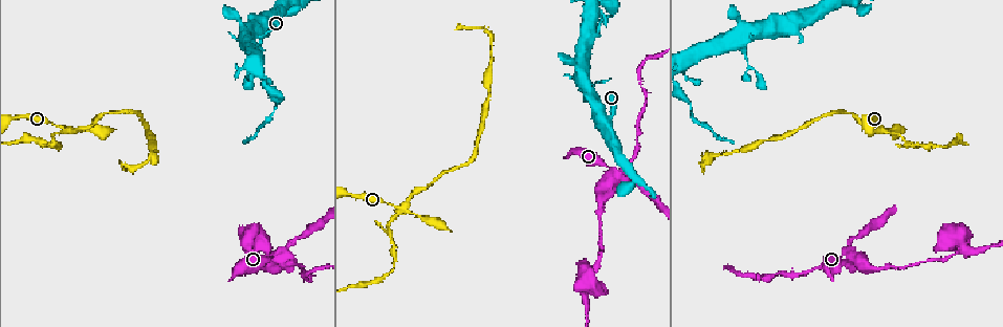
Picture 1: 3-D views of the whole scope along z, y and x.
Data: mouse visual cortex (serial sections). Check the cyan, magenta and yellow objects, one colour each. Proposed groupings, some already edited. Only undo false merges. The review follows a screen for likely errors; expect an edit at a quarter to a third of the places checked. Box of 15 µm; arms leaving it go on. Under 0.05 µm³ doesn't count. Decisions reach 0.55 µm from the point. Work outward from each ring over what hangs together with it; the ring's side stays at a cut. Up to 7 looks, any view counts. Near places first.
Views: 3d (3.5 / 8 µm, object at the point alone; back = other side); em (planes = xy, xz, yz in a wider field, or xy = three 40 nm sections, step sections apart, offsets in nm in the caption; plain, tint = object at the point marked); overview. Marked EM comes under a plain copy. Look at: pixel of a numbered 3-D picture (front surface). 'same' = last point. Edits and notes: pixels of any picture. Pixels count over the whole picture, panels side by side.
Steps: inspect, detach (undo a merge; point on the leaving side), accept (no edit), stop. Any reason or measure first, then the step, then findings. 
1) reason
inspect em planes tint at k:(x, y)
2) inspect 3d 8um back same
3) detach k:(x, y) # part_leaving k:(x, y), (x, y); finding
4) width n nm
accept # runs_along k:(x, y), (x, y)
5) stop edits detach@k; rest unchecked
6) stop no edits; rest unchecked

thin neck
inspect 3d 3.5um at 1:(276, 107)

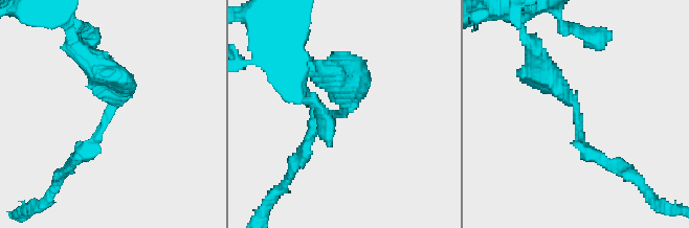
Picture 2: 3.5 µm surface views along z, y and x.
arm_widths 200, 350 nm; now the EM
inspect em xy step 3 tint at 2:(577, 122)

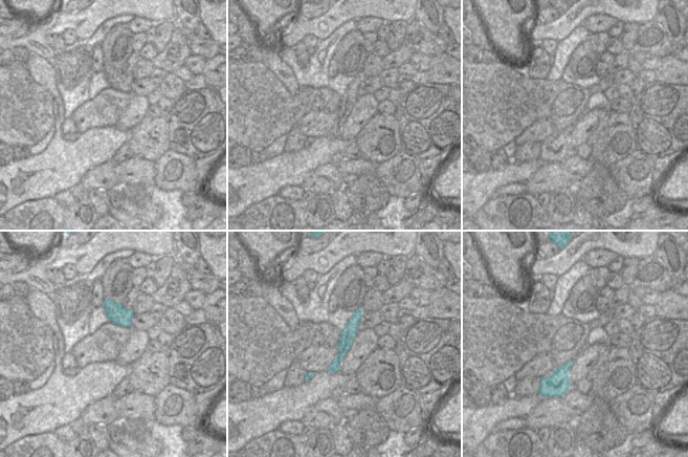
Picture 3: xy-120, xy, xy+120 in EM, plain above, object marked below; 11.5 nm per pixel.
width 170 nm
detach 2:(604, 161) # part_leaving 2:(582, 141), (651, 199); two cells meet here

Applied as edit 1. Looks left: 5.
four arms meet
inspect 3d 8um back at 1:(855, 257)

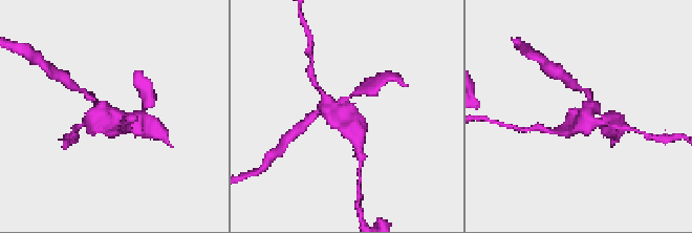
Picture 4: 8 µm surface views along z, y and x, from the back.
inspect 3d 3.5um back at 4:(343, 111)

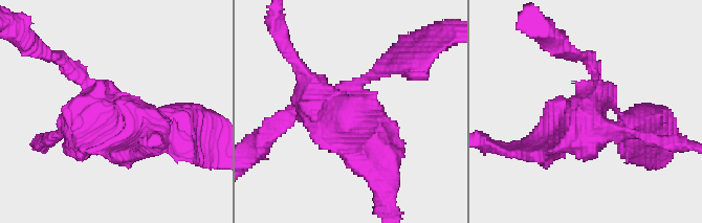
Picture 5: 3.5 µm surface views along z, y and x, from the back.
inspect em planes tint at 5:(352, 113)

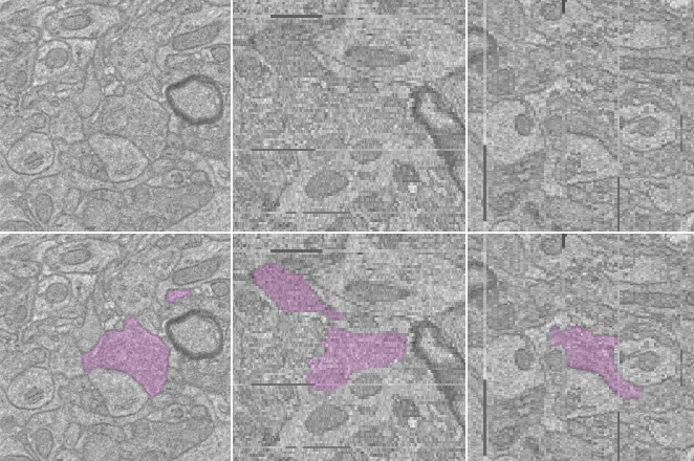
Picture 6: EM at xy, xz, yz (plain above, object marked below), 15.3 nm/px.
arm_widths 150, 250, 400, 450 nm
detach 5:(97, 105) # part_leaving 5:(118, 103), (118, 115), (154, 145); two cells meet here

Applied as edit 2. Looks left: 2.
inspect 3d 3.5um at 1:(402, 207)

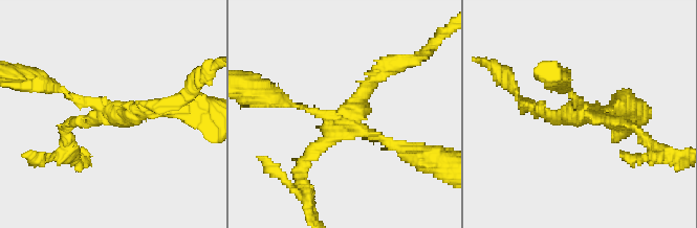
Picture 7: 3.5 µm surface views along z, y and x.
arms 4; arm_widths 100, 150, 150, 200 nm
inspect em planes tint at 7:(106, 112)

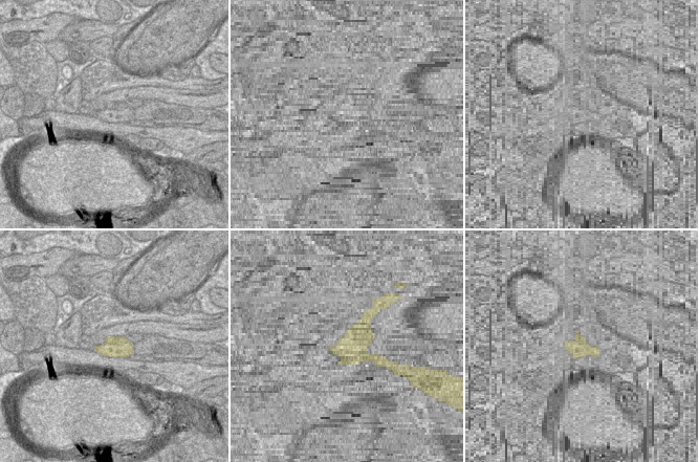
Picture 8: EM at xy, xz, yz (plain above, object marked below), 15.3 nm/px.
detach 7:(313, 154) # part_leaving 7:(346, 114), (382, 73), (417, 58); two cells meet here

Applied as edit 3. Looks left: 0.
stop edits detach@2, detach@5, detach@7; rest unchecked

